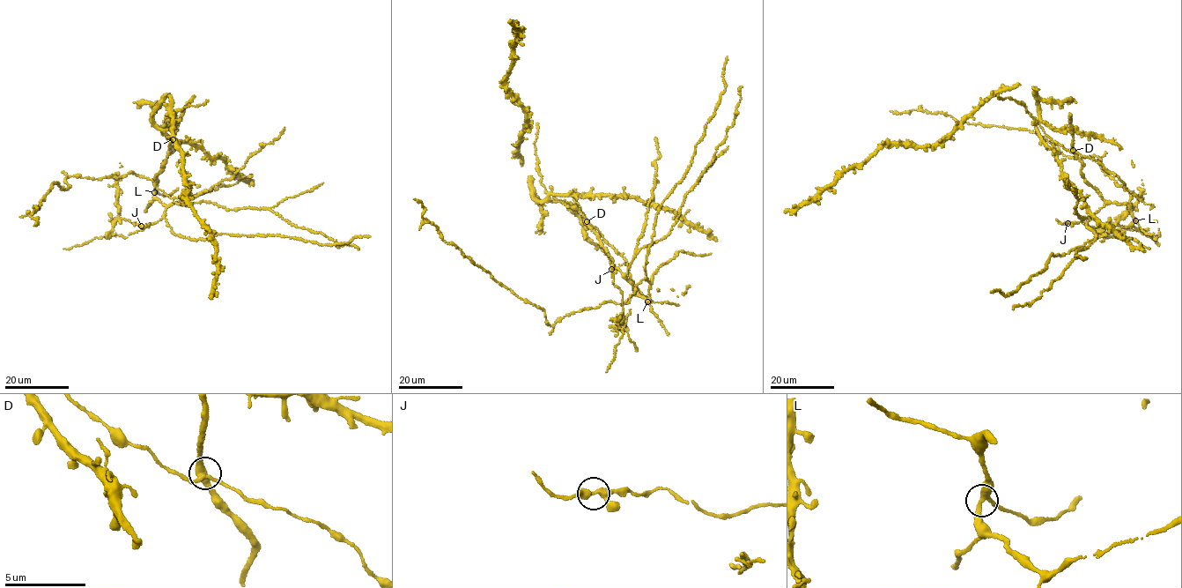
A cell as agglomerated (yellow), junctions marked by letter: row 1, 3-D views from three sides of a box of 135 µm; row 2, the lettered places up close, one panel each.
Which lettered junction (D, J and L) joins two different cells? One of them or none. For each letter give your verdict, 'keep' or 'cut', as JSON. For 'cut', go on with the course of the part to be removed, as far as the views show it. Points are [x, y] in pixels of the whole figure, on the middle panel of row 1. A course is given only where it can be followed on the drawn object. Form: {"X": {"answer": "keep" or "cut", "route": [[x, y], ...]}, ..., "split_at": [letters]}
{"D": {"answer": "keep"}, "J": {"answer": "keep"}, "L": {"answer": "keep"}, "split_at": []}

